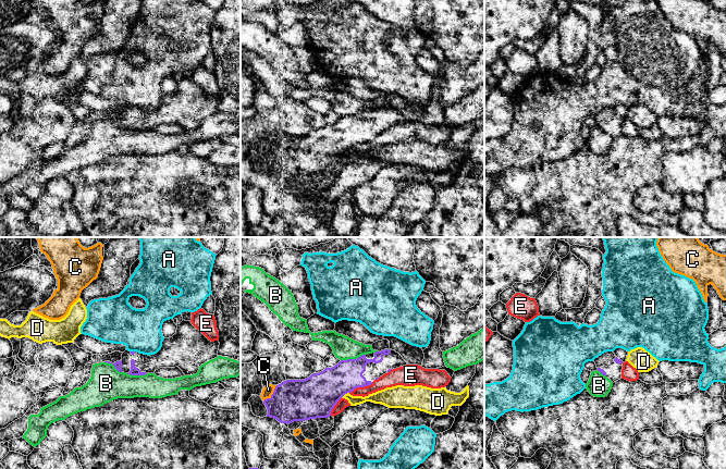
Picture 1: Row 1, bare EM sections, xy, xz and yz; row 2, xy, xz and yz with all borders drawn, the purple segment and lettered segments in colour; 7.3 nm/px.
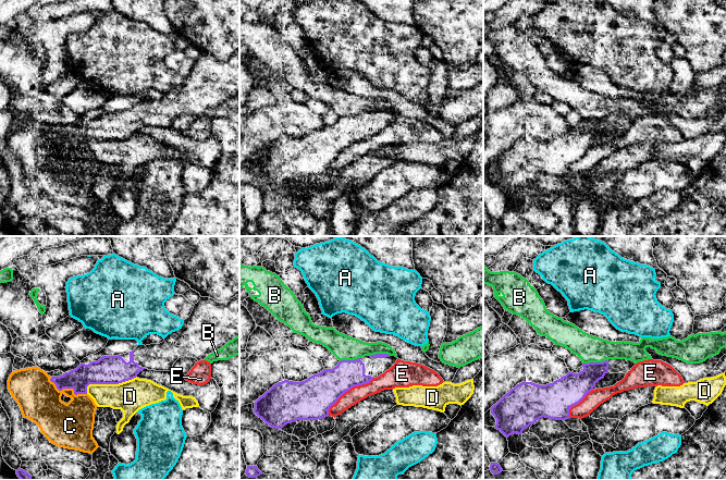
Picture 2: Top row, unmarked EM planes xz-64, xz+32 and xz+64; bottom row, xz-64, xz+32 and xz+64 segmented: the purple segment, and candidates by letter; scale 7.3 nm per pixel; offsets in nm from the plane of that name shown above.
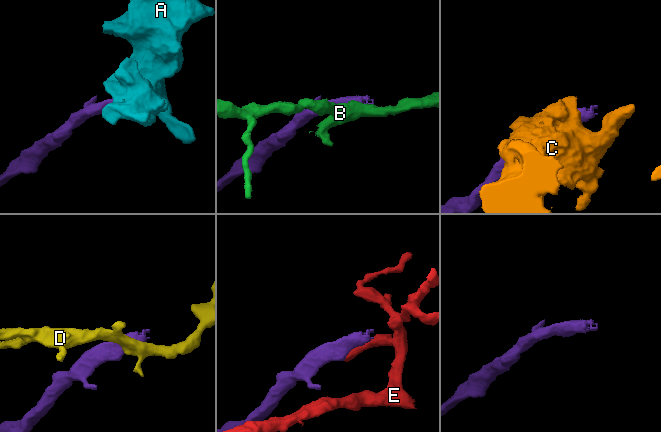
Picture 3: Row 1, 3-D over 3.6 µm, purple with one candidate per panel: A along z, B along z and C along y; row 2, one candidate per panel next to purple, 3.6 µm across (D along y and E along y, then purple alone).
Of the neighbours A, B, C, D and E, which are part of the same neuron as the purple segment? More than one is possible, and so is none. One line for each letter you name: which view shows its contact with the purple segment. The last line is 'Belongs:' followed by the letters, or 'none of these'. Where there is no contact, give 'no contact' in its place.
Belongs: none of these

